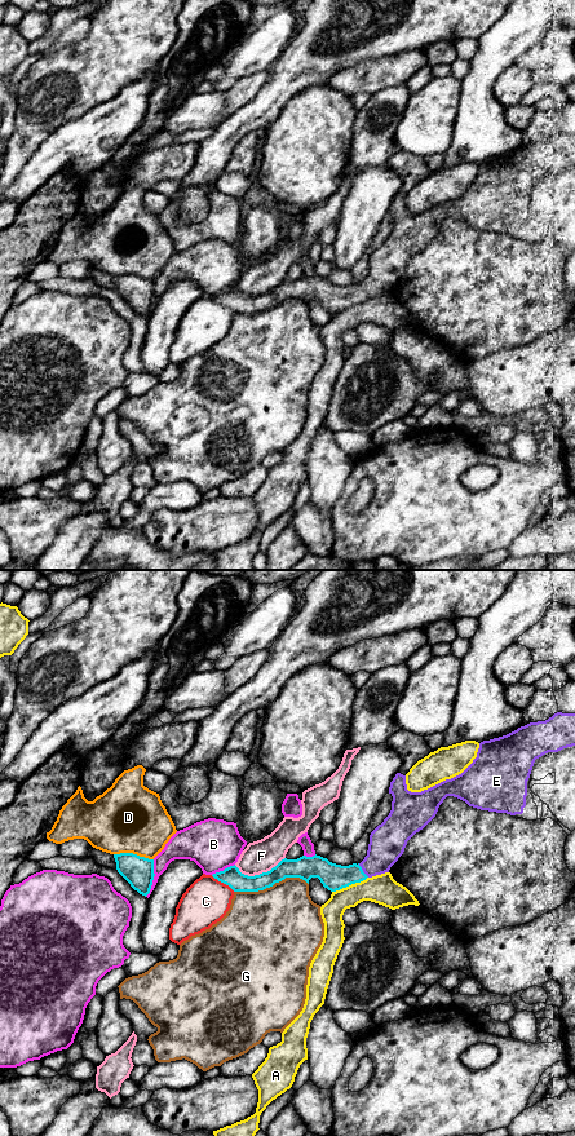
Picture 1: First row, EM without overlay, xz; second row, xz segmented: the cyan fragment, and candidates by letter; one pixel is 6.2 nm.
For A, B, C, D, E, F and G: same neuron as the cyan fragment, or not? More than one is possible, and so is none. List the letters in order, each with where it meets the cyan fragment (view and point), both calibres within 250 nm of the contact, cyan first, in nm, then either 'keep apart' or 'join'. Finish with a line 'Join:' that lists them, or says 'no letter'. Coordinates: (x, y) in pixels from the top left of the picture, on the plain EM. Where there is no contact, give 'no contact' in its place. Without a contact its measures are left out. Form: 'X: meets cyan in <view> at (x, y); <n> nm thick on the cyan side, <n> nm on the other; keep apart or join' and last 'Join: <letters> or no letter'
A: meets cyan in xz at (349, 305); 160 nm thick on the cyan side, 190 nm on the other; keep apart
B: meets cyan in xz at (153, 299); 190 nm thick on the cyan side, 150 nm on the other; keep apart
C: meets cyan in xz at (222, 303); 120 nm thick on the cyan side, 280 nm on the other; keep apart
D: meets cyan in xz at (132, 274); 190 nm thick on the cyan side, 440 nm on the other; keep apart
E: meets cyan in xz at (362, 291); 160 nm thick on the cyan side, 220 nm on the other; join
F: meets cyan in xz at (260, 295); 120 nm thick on the cyan side, 200 nm on the other; keep apart
G: meets cyan in xz at (271, 306); 140 nm thick on the cyan side, 480 nm on the other; keep apart
Join: E

